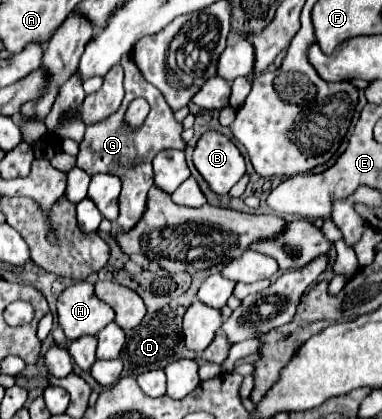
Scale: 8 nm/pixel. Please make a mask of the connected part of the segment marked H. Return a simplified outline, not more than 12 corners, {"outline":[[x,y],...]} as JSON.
{"outline":[[80,281],[58,297],[58,323],[70,341],[96,335],[112,309]]}

